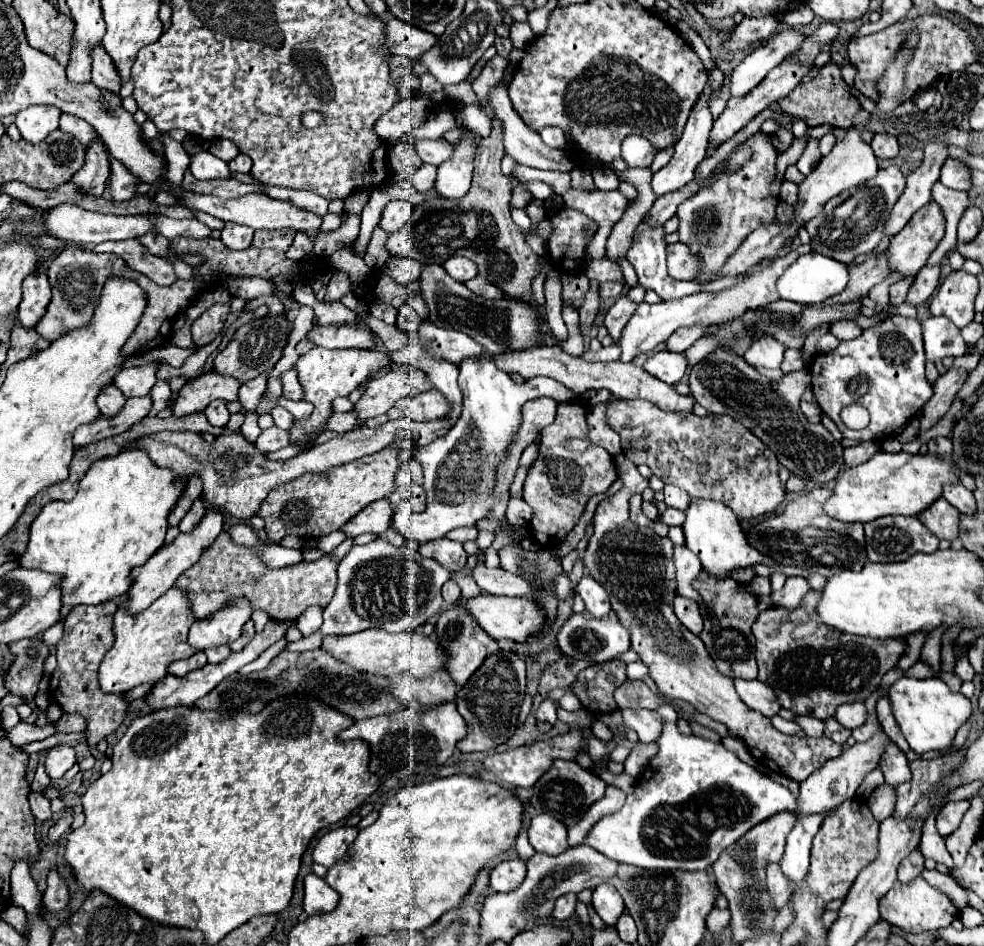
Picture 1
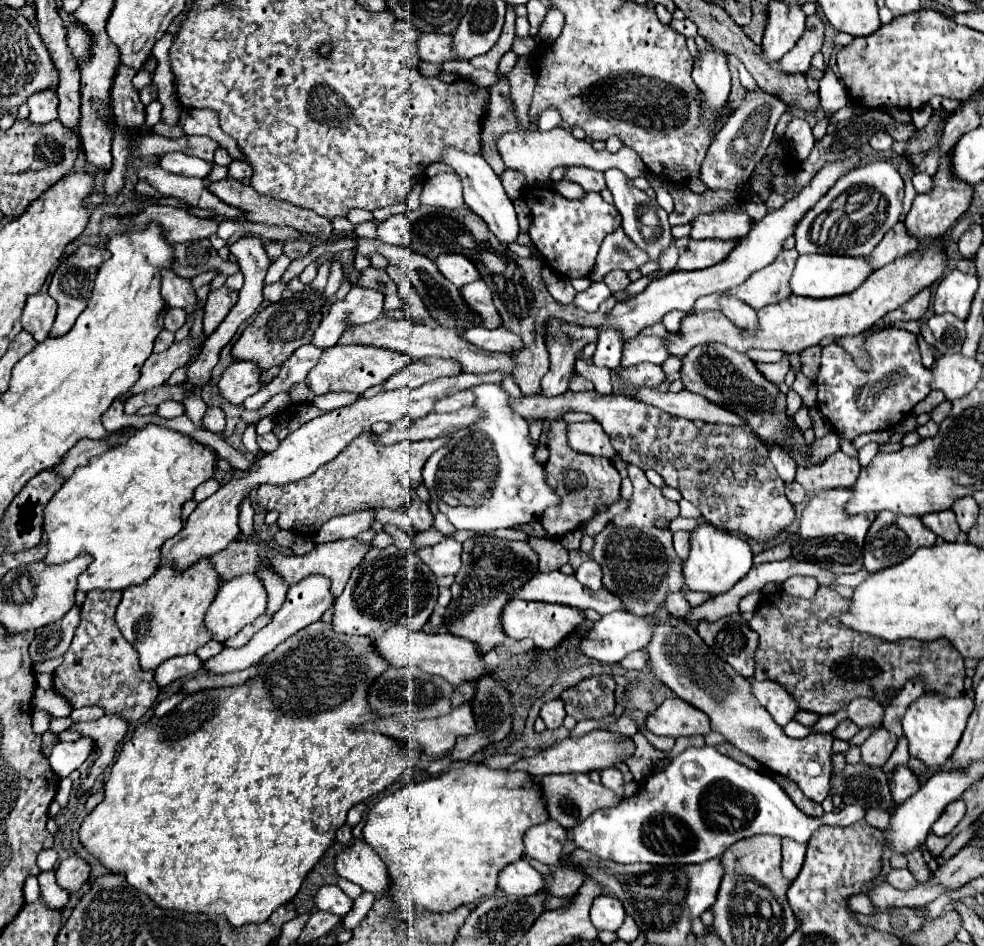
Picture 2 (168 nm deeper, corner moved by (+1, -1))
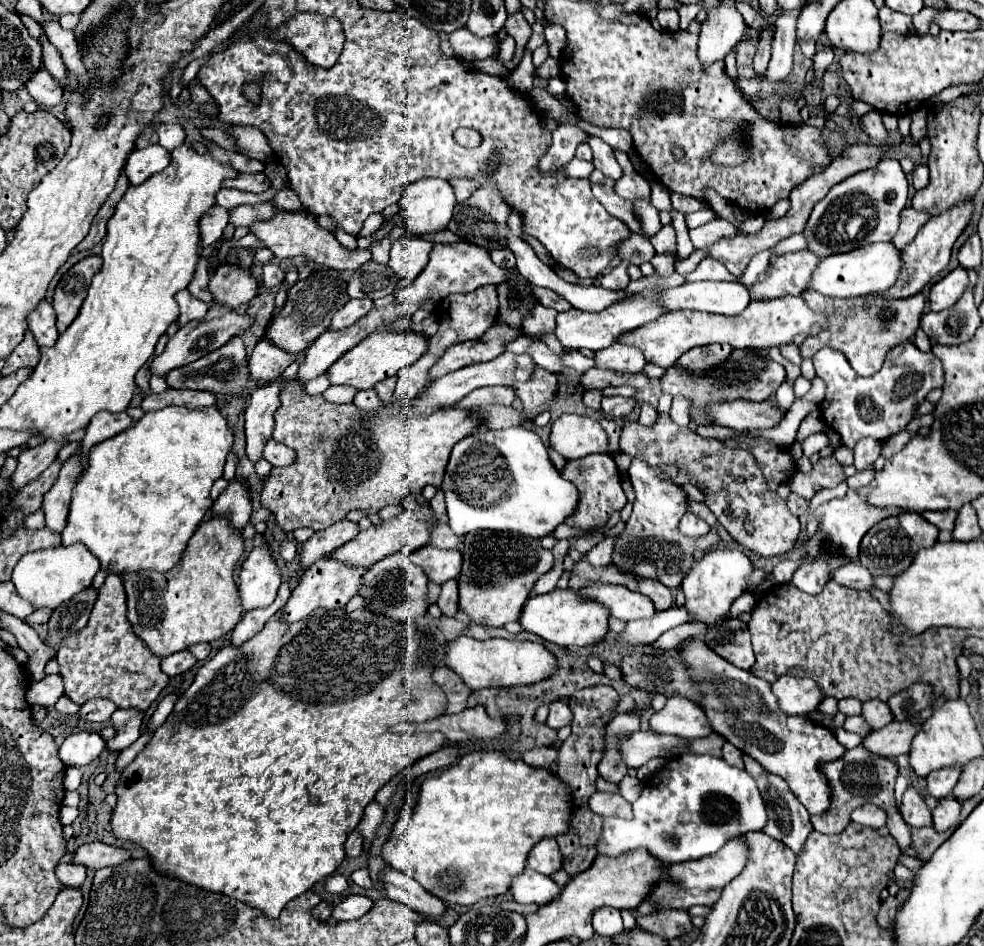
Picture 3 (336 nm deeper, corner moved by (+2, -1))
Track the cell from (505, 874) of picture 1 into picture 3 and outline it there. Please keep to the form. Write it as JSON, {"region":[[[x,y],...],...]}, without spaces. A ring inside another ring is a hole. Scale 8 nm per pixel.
{"region":[[[526,868],[522,874],[514,876],[514,880],[510,884],[510,892],[512,892],[514,900],[520,904],[536,902],[542,906],[542,904],[554,900],[558,896],[560,888],[554,880],[550,880],[550,876],[542,876],[540,872]]]}

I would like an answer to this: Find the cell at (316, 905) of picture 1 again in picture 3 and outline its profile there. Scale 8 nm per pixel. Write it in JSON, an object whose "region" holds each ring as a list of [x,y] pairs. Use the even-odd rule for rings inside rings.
{"region":[[[352,894],[352,896],[346,896],[340,904],[336,904],[332,908],[332,918],[336,918],[338,922],[356,920],[356,918],[362,918],[370,908],[372,908],[372,900],[370,898]]]}

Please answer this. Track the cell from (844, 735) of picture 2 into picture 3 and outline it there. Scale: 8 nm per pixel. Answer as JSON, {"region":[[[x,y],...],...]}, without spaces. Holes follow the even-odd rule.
{"region":[[[850,716],[850,718],[846,718],[846,722],[844,722],[844,730],[846,732],[856,732],[858,736],[868,736],[872,730],[870,730],[870,726],[862,720],[862,716]]]}

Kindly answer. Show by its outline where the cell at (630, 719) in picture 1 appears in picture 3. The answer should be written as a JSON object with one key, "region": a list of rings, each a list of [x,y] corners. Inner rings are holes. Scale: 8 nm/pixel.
{"region":[[[670,696],[666,706],[650,718],[650,728],[658,734],[672,734],[686,740],[712,734],[704,710],[684,696]]]}

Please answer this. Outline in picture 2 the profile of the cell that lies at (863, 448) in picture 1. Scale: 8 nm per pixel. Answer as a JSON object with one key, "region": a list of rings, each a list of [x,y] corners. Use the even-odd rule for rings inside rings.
{"region":[[[841,450],[827,456],[821,464],[813,466],[799,466],[795,480],[807,492],[819,490],[835,490],[835,488],[851,488],[859,478],[861,466],[859,460],[849,458]]]}

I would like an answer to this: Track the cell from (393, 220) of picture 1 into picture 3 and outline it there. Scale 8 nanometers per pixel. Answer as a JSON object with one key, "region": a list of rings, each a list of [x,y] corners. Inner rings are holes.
{"region":[[[400,236],[398,240],[392,242],[388,266],[400,278],[398,288],[406,288],[418,278],[418,274],[428,264],[430,250],[432,250],[432,242],[414,236]]]}

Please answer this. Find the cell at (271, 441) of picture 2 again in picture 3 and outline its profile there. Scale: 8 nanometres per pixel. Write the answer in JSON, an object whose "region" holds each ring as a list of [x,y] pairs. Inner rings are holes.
{"region":[[[272,438],[266,442],[266,448],[264,448],[262,456],[272,466],[288,466],[288,464],[294,462],[294,452],[288,446],[284,446],[284,444],[280,444],[280,442],[272,440]]]}

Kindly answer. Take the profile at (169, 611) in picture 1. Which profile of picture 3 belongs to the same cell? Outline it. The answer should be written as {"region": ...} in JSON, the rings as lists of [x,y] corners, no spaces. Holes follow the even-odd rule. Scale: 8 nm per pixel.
{"region":[[[208,518],[204,520],[194,536],[190,538],[182,560],[164,574],[158,572],[136,572],[124,574],[124,588],[126,588],[126,606],[128,606],[128,620],[136,632],[136,636],[160,658],[166,658],[174,652],[188,650],[192,644],[198,642],[214,642],[220,636],[234,630],[242,616],[240,596],[234,582],[234,564],[242,554],[242,534],[232,530],[226,520],[222,518]]]}

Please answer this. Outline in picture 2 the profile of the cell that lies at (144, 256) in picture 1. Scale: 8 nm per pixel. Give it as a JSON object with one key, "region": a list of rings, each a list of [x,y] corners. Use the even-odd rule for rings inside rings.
{"region":[[[171,270],[163,272],[161,292],[163,292],[163,298],[169,302],[169,306],[183,308],[187,314],[191,314],[195,310],[197,296],[195,296],[195,290],[191,288],[191,282],[179,278],[175,272],[171,272]]]}

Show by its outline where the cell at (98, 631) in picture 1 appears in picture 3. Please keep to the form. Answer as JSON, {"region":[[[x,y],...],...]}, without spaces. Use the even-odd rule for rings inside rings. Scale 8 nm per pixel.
{"region":[[[108,576],[98,590],[98,598],[90,612],[86,628],[66,638],[56,652],[64,694],[78,706],[92,698],[108,698],[118,708],[148,710],[168,684],[168,676],[160,670],[160,658],[152,654],[142,640],[136,638],[126,620],[126,594],[120,576]]]}

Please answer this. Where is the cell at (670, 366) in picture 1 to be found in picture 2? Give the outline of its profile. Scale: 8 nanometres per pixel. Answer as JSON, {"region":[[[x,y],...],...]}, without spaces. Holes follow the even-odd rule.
{"region":[[[637,364],[619,372],[623,388],[657,388],[665,380],[665,372],[655,364]]]}

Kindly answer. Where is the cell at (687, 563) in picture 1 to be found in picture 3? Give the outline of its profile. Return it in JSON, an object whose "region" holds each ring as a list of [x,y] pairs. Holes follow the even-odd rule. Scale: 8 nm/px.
{"region":[[[684,514],[684,518],[680,520],[680,532],[690,538],[702,538],[710,532],[710,526],[694,514]]]}

